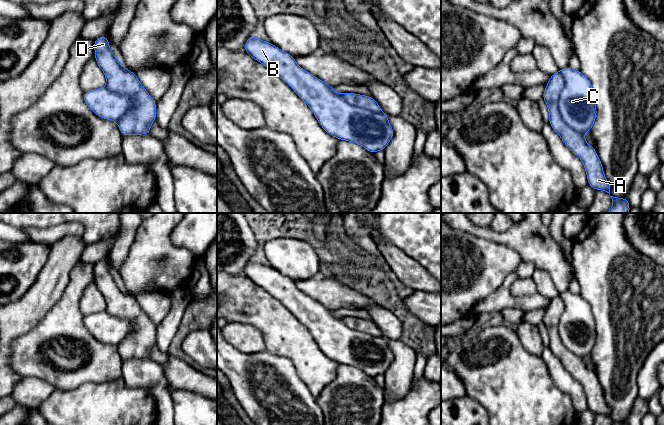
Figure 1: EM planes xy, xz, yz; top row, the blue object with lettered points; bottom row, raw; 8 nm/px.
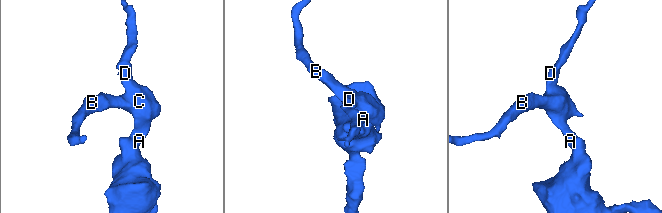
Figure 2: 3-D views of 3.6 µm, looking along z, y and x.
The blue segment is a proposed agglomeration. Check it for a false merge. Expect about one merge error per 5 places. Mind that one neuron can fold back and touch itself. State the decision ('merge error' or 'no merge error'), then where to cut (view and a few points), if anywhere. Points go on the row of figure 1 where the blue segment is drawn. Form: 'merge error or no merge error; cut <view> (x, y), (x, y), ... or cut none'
merge error; cut yz (559, 70), (564, 81), (558, 101), (560, 116), (583, 134)

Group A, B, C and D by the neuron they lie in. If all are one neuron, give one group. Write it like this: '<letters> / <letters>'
A D / B C

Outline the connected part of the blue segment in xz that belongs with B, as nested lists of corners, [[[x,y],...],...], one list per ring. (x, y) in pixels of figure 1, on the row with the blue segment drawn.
[[[256,35],[246,40],[244,49],[253,59],[279,76],[308,104],[321,127],[329,135],[339,140],[354,142],[373,154],[377,151],[384,150],[391,141],[394,136],[394,131],[385,113],[372,112],[364,108],[352,106],[344,100],[343,94],[334,91],[333,86],[302,69],[296,63],[294,56],[280,50],[270,42],[260,40]]]

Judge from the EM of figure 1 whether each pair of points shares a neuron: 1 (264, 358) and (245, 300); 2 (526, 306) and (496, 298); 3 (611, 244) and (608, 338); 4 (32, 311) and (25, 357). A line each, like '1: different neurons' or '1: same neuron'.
1: different neurons
2: same neuron
3: same neuron
4: different neurons

